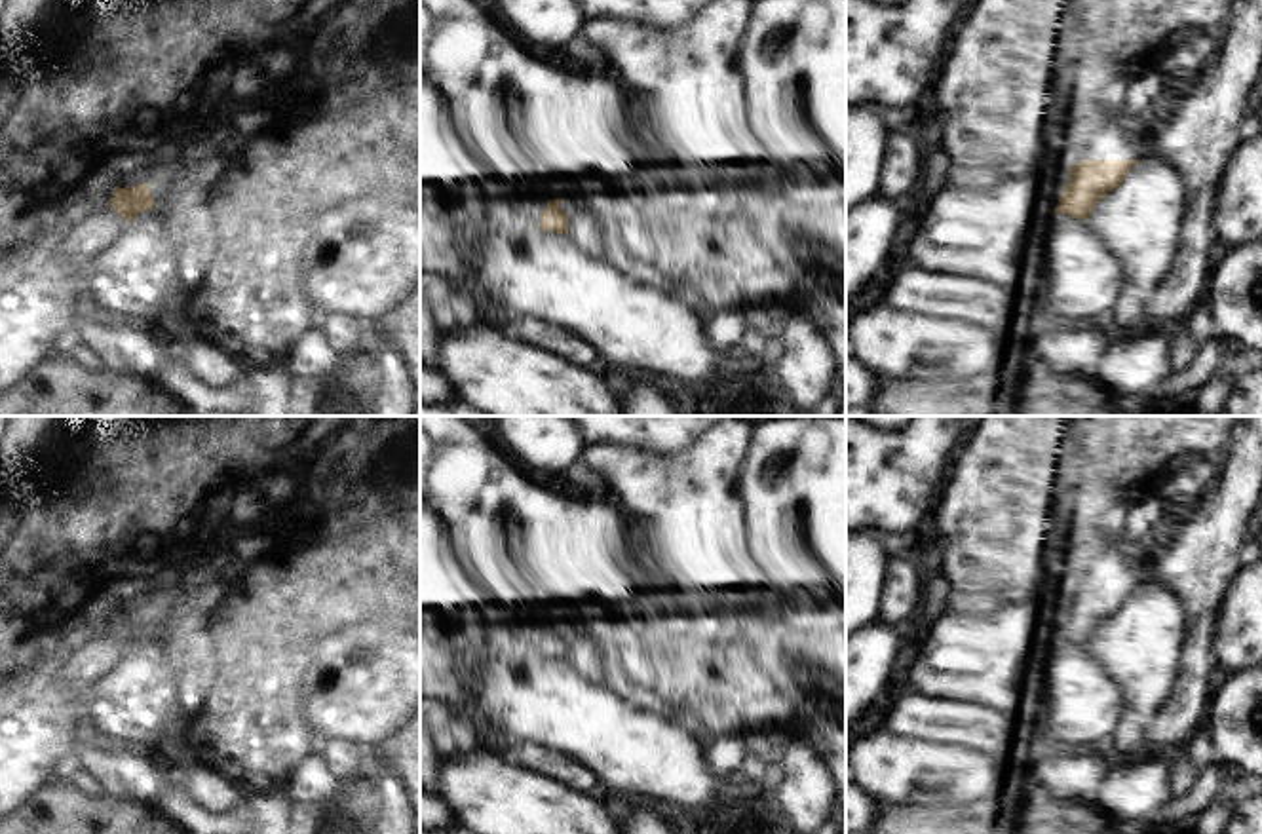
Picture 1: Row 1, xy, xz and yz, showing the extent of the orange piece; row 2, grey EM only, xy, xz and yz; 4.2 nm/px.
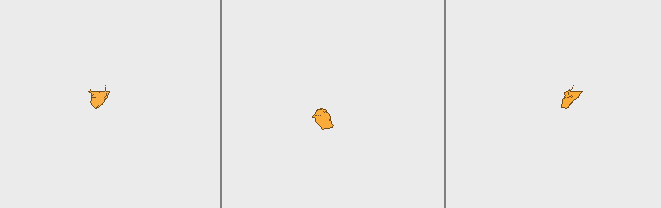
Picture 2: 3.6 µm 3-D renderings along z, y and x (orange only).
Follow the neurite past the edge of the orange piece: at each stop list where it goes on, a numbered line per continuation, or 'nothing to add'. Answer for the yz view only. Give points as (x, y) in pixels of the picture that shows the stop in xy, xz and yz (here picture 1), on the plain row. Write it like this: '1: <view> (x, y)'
1: yz (1112, 567)

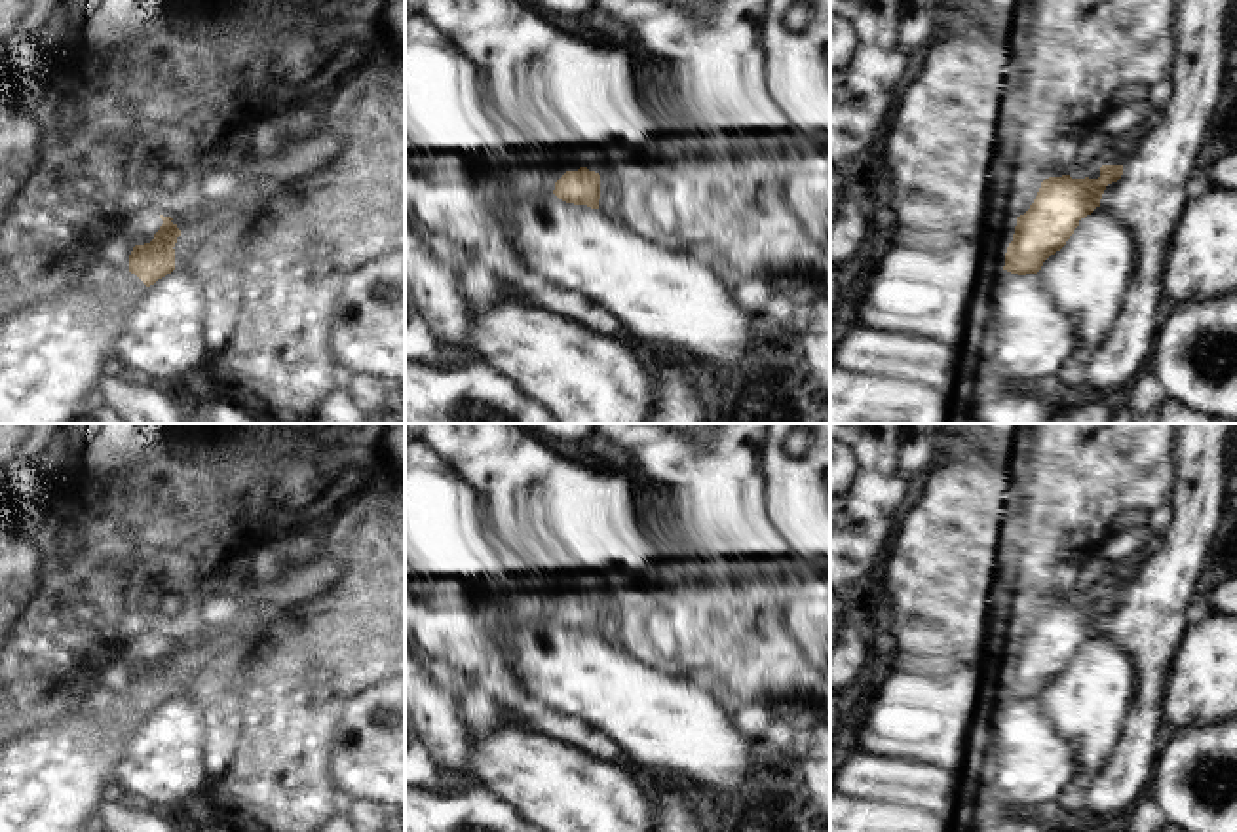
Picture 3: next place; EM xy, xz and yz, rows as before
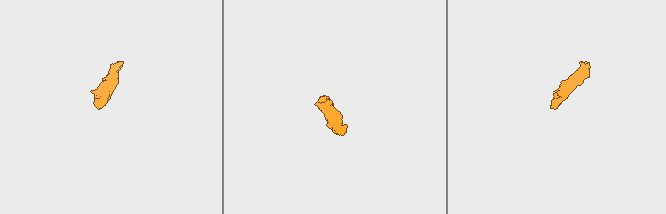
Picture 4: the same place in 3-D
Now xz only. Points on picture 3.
nothing to add

